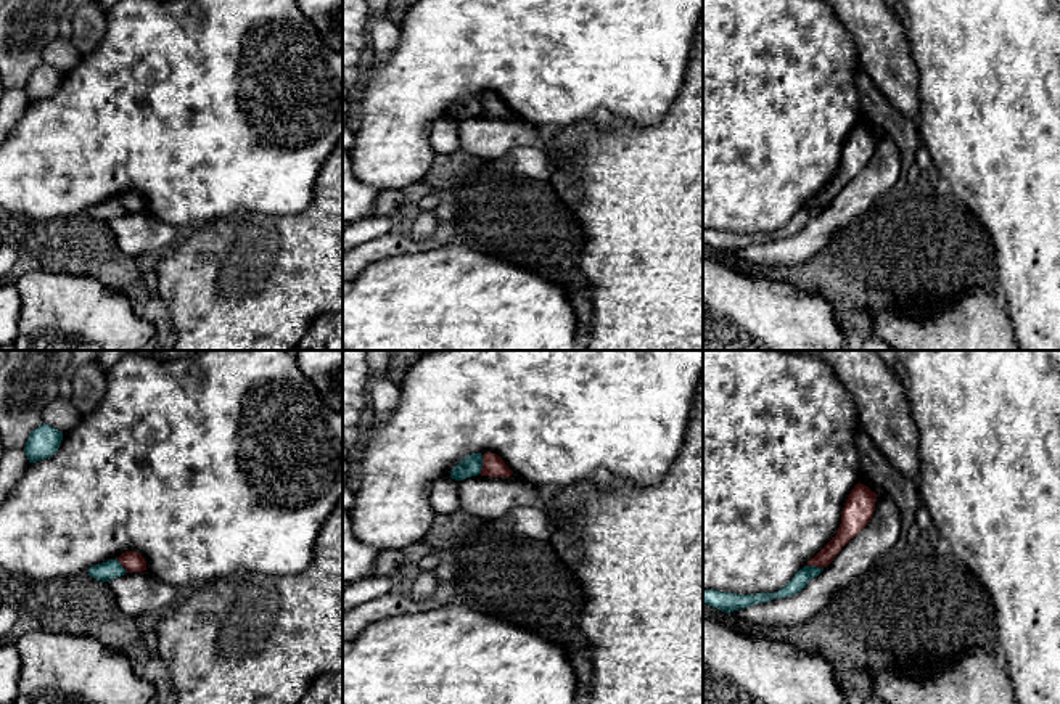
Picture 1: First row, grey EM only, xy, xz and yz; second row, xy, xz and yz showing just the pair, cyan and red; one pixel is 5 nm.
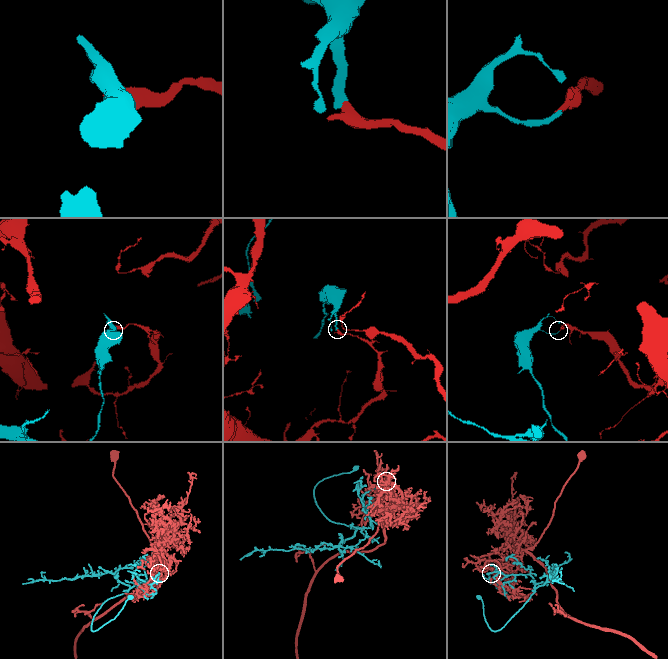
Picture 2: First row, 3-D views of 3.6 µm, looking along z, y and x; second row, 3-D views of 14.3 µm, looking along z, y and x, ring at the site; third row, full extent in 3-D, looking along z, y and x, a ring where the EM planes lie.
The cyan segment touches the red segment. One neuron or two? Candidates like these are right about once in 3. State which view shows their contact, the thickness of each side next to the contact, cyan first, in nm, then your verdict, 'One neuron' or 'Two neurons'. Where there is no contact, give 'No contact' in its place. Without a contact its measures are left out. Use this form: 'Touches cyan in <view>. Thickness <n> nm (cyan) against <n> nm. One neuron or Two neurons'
Touches cyan in xz. Thickness 100 nm (cyan) against 110 nm. Two neurons

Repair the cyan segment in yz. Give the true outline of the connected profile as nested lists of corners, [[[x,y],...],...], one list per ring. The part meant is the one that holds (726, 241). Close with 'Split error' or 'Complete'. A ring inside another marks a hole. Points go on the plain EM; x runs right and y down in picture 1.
[[[804,206],[795,214],[795,217],[783,228],[780,228],[775,233],[737,235],[717,230],[703,230],[703,244],[713,246],[729,254],[758,243],[767,243],[774,238],[793,236],[799,230],[803,230],[811,219],[817,217],[822,211],[824,207]]]. Complete

